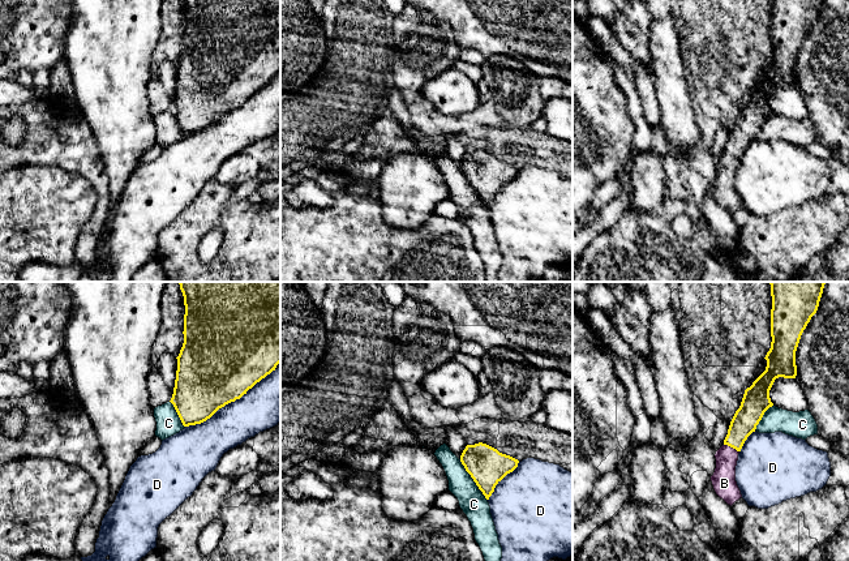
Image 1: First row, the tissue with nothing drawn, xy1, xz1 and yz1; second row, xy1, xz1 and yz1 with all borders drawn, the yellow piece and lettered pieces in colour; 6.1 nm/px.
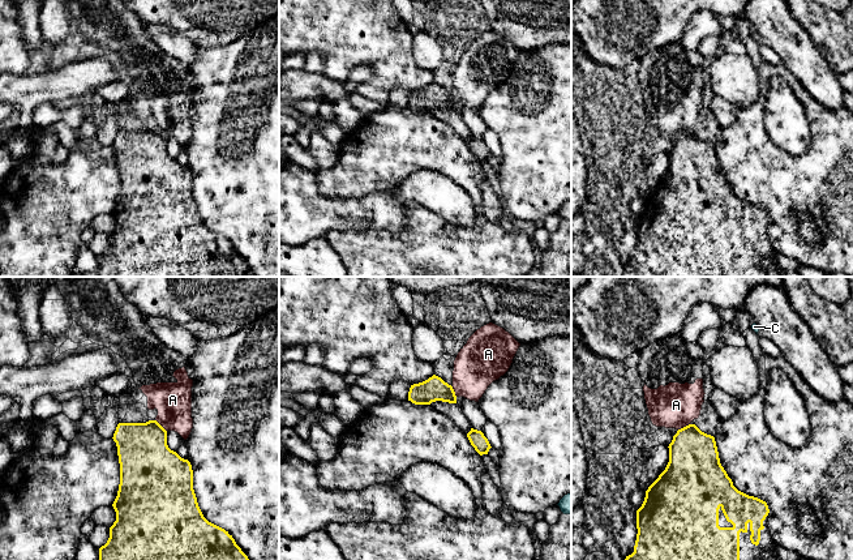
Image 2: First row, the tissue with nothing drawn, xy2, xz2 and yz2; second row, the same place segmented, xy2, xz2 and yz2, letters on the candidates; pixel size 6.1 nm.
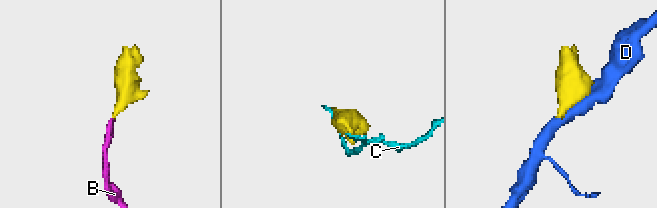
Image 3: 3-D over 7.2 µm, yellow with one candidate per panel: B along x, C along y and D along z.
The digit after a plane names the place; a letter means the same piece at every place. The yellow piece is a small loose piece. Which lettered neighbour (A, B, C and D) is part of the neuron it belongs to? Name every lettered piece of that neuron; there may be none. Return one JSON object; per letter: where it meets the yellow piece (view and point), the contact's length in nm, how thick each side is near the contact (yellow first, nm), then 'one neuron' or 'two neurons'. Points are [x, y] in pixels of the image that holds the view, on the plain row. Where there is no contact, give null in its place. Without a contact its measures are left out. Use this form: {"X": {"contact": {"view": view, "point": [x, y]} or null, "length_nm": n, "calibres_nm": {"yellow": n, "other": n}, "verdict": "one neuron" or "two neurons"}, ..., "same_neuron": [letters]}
{"A": {"contact": {"view": "yz2", "point": [684, 135]}, "length_nm": 90, "calibres_nm": {"yellow": 320, "other": 280}, "verdict": "two neurons"}, "B": {"contact": {"view": "yz1", "point": [732, 154]}, "length_nm": 110, "calibres_nm": {"yellow": 160, "other": 150}, "verdict": "one neuron"}, "C": {"contact": {"view": "xz1", "point": [474, 188]}, "length_nm": 300, "calibres_nm": {"yellow": 240, "other": 160}, "verdict": "two neurons"}, "D": {"contact": {"view": "xy1", "point": [230, 110]}, "length_nm": 650, "calibres_nm": {"yellow": 480, "other": 280}, "verdict": "two neurons"}, "same_neuron": ["B"]}

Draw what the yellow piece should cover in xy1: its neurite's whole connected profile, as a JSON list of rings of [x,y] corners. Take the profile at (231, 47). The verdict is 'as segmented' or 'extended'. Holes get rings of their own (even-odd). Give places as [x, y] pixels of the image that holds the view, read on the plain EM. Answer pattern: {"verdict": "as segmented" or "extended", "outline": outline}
{"verdict": "as segmented", "outline": [[[183,0],[184,51],[171,111],[184,134],[210,127],[219,116],[240,107],[280,70],[280,0]]]}

